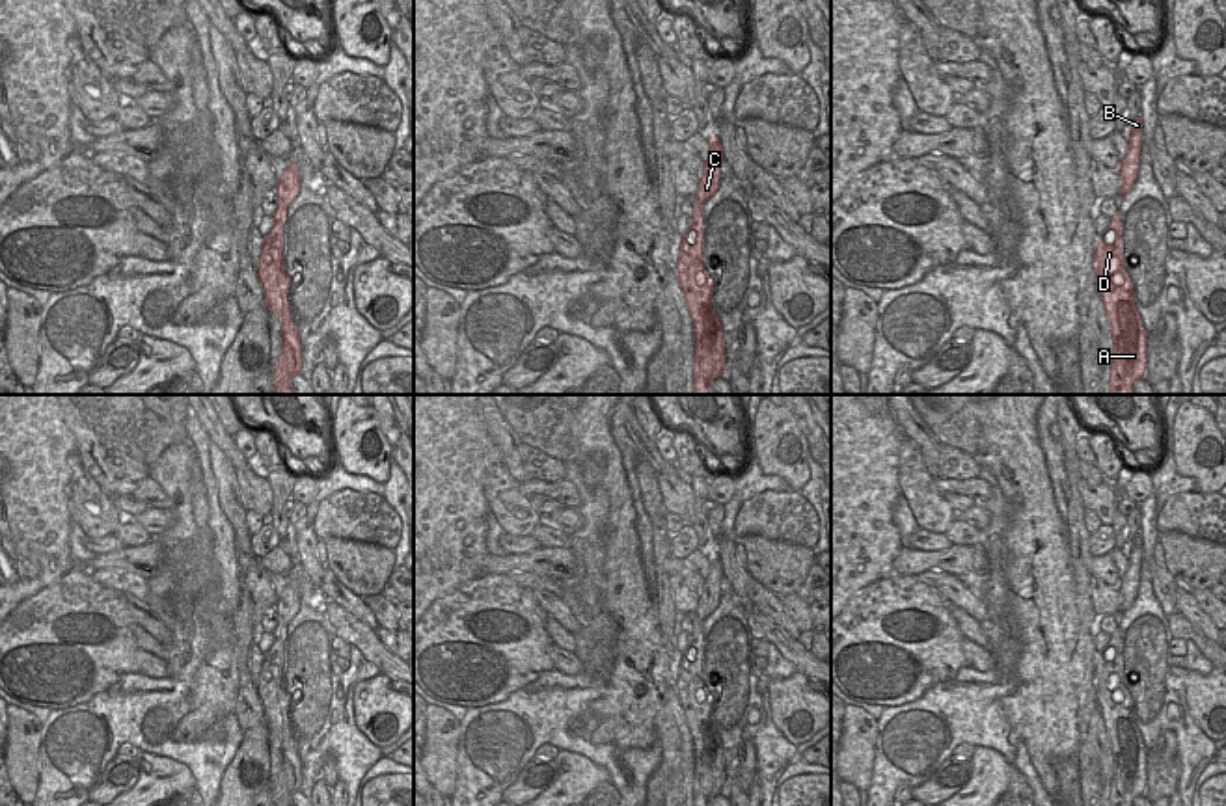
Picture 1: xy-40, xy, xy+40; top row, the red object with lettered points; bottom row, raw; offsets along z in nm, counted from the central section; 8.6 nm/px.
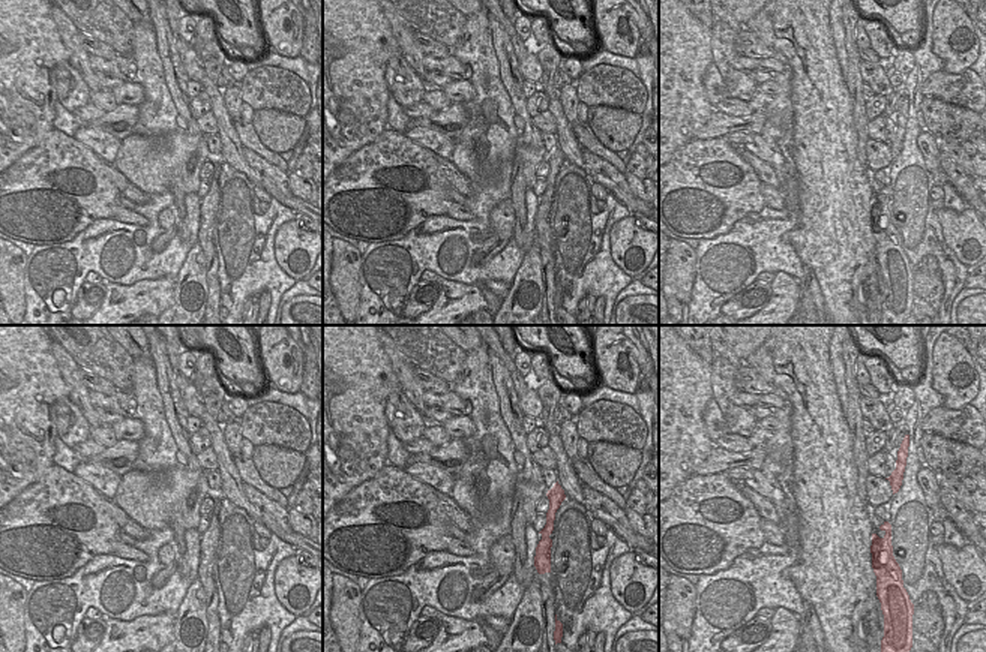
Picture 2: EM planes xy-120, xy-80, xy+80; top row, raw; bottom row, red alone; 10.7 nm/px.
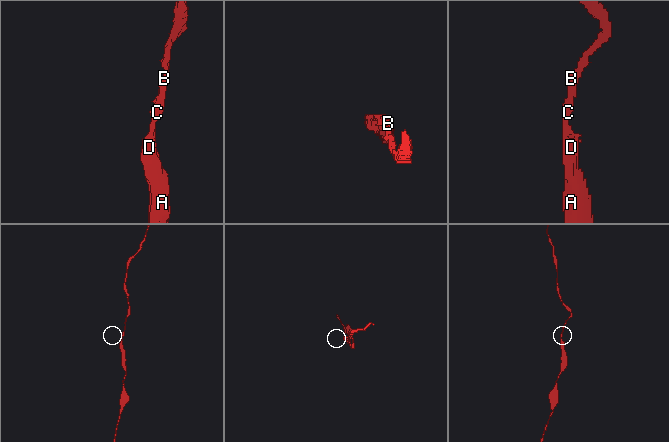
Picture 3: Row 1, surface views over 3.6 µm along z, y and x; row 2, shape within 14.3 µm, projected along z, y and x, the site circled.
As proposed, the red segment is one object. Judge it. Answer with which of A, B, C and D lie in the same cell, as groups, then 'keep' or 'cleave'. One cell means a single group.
groups A B C D; keep

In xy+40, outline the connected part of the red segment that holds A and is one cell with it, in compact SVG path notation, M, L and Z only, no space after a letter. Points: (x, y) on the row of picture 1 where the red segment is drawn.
M1120 212L1105 231L1114 233L1114 242L1097 238L1092 266L1114 343L1109 395L1133 395L1133 383L1146 374L1148 331L1135 305L1133 281L1124 268Z

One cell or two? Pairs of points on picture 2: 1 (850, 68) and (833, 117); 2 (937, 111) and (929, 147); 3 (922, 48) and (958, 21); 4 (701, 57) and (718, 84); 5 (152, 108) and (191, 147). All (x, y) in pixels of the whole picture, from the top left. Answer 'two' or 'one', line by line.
1: two
2: two
3: two
4: two
5: two

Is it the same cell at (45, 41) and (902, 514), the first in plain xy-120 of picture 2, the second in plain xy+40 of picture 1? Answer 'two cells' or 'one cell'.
two cells

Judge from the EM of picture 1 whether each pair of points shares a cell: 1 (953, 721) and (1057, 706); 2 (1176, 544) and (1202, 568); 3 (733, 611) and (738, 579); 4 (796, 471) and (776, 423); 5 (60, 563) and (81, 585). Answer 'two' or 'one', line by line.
1: two
2: one
3: two
4: one
5: two

